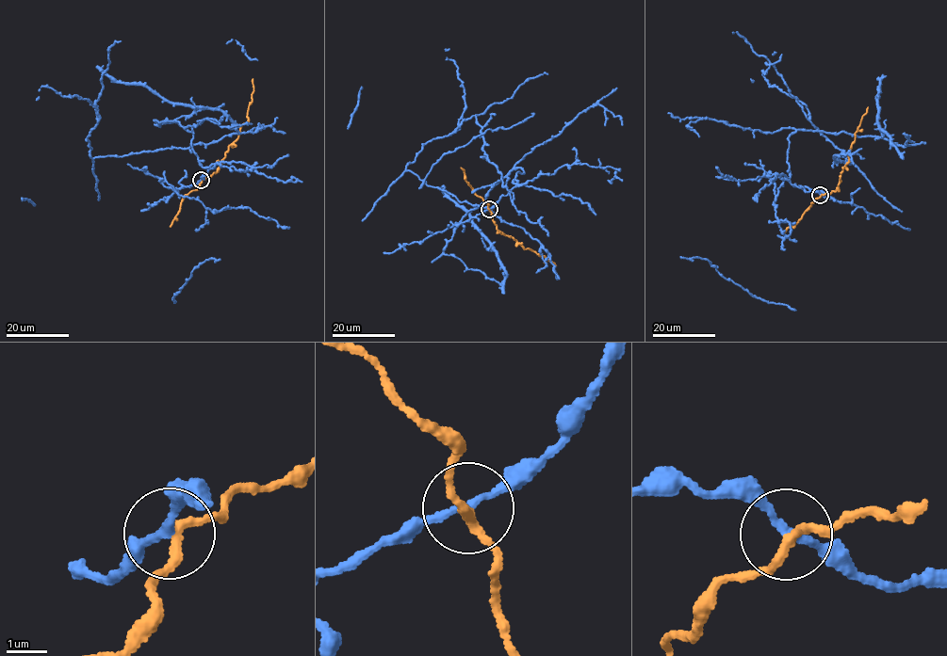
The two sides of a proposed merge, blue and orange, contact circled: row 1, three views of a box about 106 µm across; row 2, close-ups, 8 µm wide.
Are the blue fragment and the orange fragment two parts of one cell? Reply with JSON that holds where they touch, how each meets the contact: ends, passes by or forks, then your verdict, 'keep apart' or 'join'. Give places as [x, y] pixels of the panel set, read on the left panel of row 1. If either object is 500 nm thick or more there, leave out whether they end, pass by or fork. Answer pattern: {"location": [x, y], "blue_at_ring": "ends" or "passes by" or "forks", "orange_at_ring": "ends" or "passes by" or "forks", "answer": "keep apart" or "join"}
{"location": [201, 180], "blue_at_ring": "passes by", "orange_at_ring": "passes by", "answer": "keep apart"}

